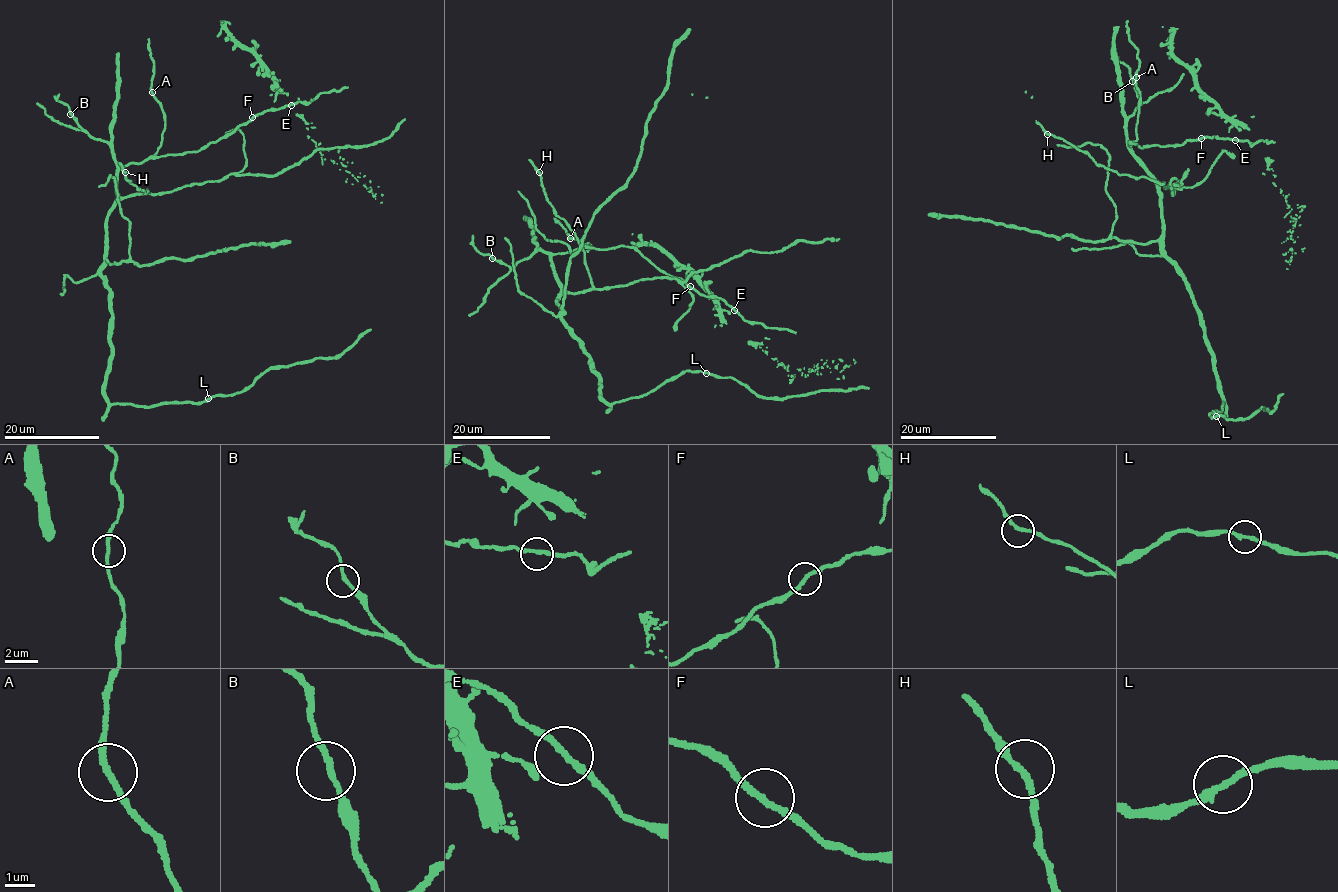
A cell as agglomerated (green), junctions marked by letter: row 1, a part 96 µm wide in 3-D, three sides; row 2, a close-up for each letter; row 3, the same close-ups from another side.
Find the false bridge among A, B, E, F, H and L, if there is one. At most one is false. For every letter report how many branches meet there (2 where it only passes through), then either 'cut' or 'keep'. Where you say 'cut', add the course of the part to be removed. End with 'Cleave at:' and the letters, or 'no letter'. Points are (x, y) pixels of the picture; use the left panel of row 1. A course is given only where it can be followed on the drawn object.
A: 2 branches meet; keep
B: 2 branches meet; keep
E: 2 branches meet; keep
F: 2 branches meet; keep
H: 2 branches meet; keep
L: 2 branches meet; keep
Cleave at: no letter

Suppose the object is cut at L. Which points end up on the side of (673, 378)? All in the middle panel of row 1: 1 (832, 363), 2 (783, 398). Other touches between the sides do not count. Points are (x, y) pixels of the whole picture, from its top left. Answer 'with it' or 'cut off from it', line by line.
1: with it
2: cut off from it

